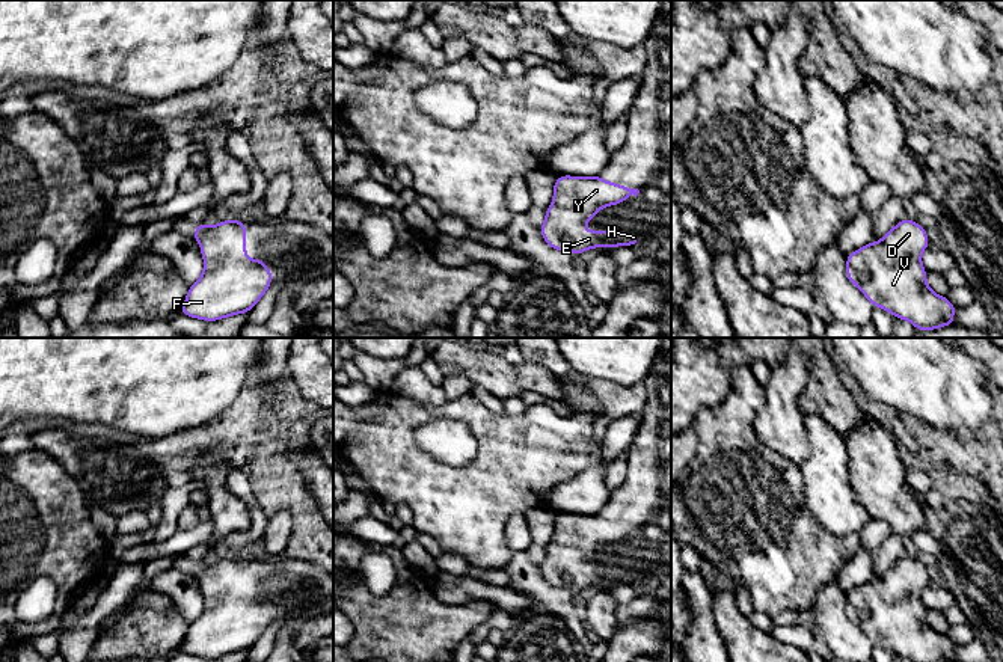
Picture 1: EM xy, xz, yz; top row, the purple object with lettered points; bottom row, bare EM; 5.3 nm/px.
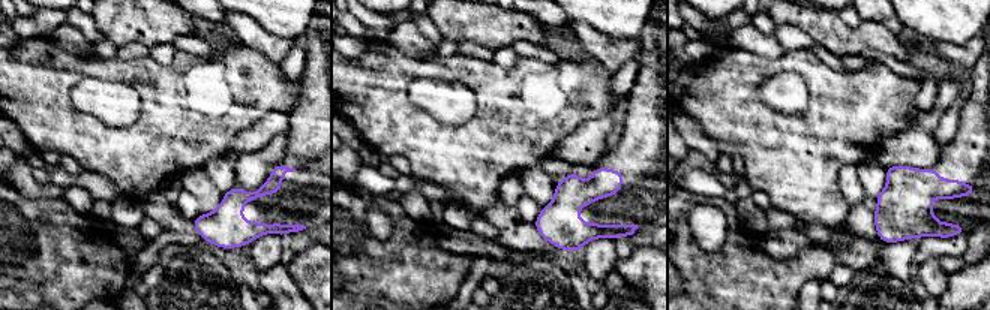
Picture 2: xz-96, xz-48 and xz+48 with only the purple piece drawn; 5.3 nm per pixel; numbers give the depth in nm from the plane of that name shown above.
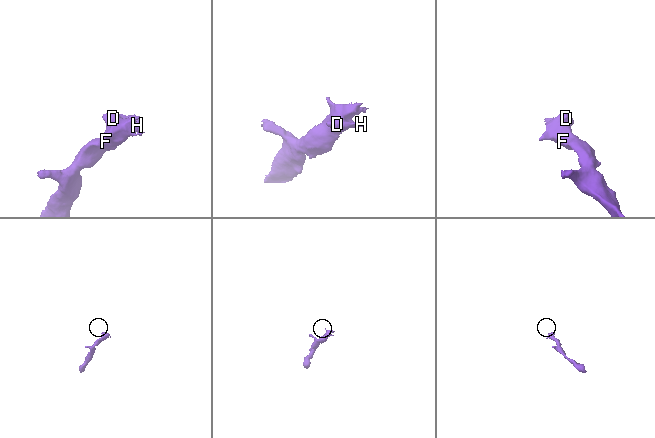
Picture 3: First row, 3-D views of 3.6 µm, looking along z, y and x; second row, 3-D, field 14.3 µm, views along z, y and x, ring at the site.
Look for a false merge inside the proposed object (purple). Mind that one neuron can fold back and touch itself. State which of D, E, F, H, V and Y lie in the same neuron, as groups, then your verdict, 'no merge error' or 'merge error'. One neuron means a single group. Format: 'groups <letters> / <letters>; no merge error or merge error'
groups D E F H V Y; no merge error

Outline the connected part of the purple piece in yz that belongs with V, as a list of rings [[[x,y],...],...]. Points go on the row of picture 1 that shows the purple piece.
[[[903,219],[881,241],[872,241],[846,256],[846,277],[875,308],[913,323],[917,330],[953,326],[956,306],[947,297],[935,294],[926,282],[928,271],[922,264],[922,252],[926,247],[929,247],[929,238],[925,228]]]

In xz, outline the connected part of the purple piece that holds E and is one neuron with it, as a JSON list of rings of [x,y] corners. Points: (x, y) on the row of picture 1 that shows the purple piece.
[[[561,175],[554,182],[552,205],[544,210],[546,219],[540,226],[543,240],[555,250],[576,255],[593,247],[636,246],[638,234],[621,231],[585,231],[582,226],[603,207],[623,204],[629,195],[640,193],[596,175],[593,178]]]

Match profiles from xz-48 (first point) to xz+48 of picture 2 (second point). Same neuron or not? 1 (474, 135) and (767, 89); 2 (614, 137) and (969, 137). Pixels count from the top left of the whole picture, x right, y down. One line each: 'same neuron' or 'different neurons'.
1: different neurons
2: different neurons

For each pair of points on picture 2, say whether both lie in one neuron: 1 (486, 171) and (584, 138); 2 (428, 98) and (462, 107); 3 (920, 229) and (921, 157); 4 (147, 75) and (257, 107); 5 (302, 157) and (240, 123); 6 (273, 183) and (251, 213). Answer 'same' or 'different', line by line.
1: different
2: same
3: different
4: same
5: different
6: same

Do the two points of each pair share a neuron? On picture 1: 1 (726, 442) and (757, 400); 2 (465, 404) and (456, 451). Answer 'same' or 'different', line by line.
1: same
2: different

